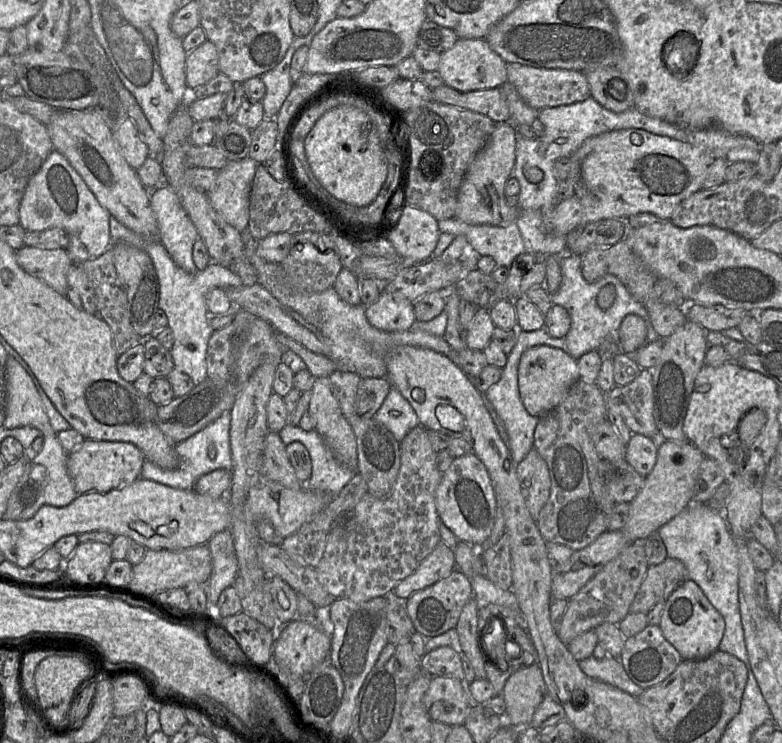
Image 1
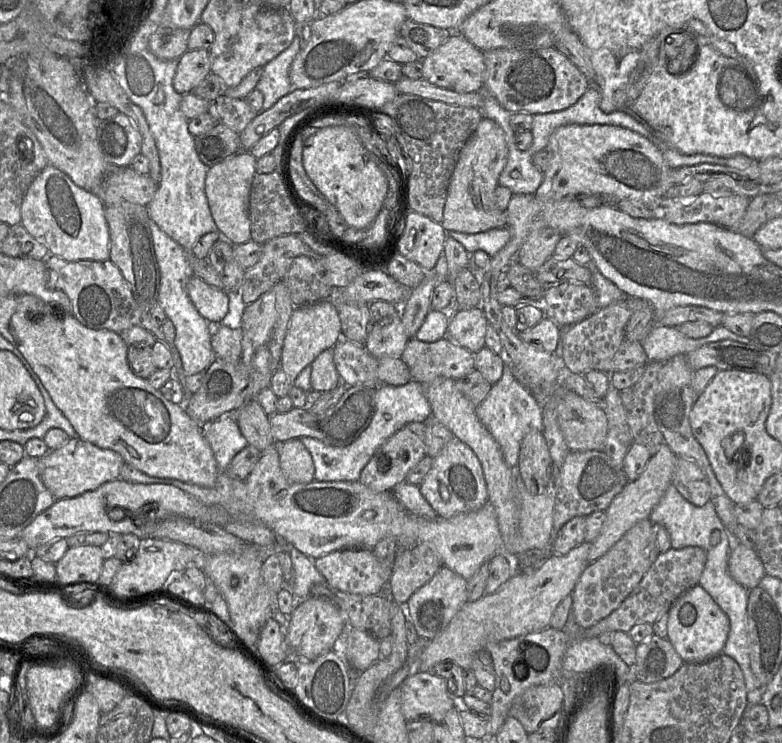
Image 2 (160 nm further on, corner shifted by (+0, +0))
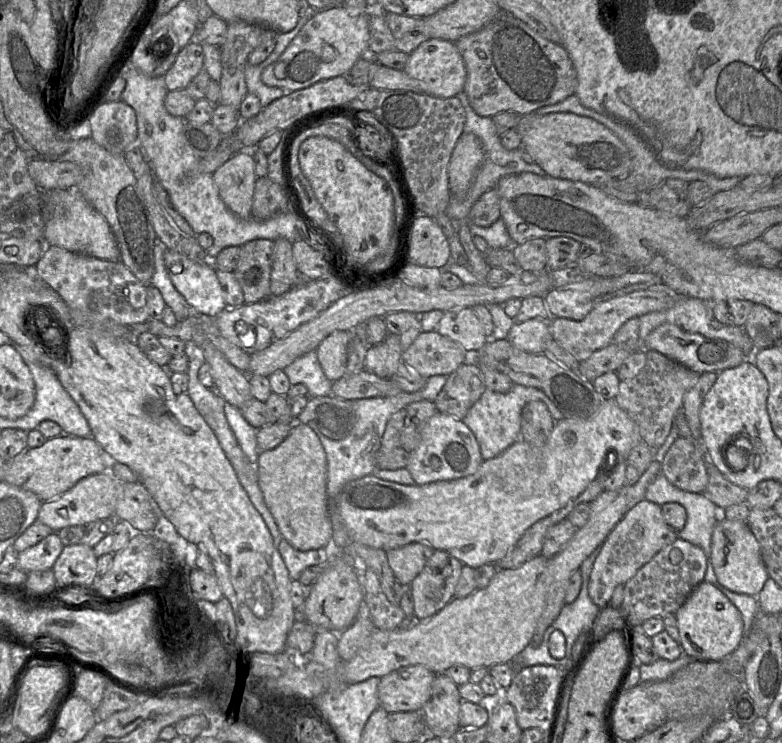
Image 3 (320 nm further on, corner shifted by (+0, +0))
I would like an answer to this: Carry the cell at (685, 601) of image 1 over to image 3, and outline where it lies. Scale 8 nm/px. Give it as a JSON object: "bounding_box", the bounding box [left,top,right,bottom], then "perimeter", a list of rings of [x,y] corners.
{"bounding_box":[674,581,744,661],"perimeter":[[[703,581],[674,614],[683,653],[694,660],[721,661],[731,654],[744,636],[744,623],[739,610],[712,584]]]}

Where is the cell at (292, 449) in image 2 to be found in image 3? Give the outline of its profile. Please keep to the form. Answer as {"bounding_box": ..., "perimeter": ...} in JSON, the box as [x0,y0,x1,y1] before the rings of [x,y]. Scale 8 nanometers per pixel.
{"bounding_box":[256,422,333,551],"perimeter":[[[295,422],[281,444],[259,453],[256,470],[264,502],[283,539],[300,551],[329,547],[333,526],[327,495],[327,458],[315,431]]]}

